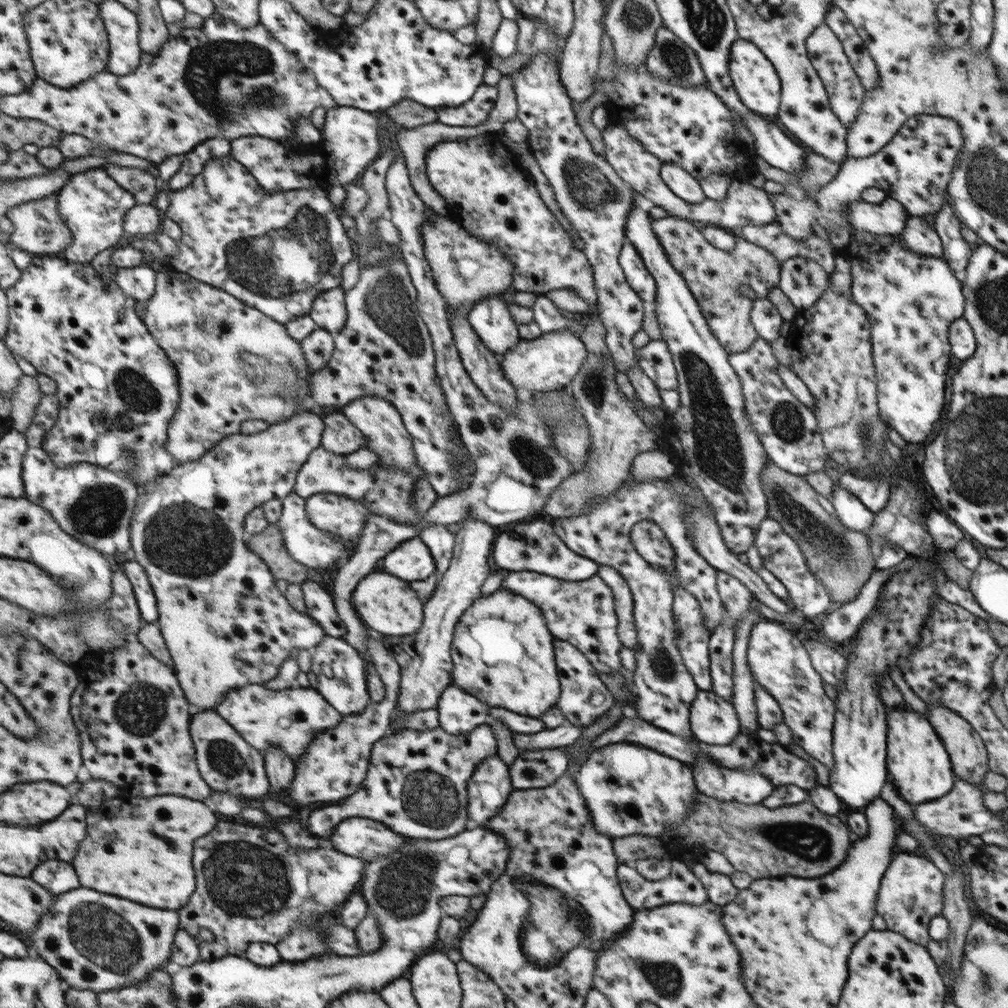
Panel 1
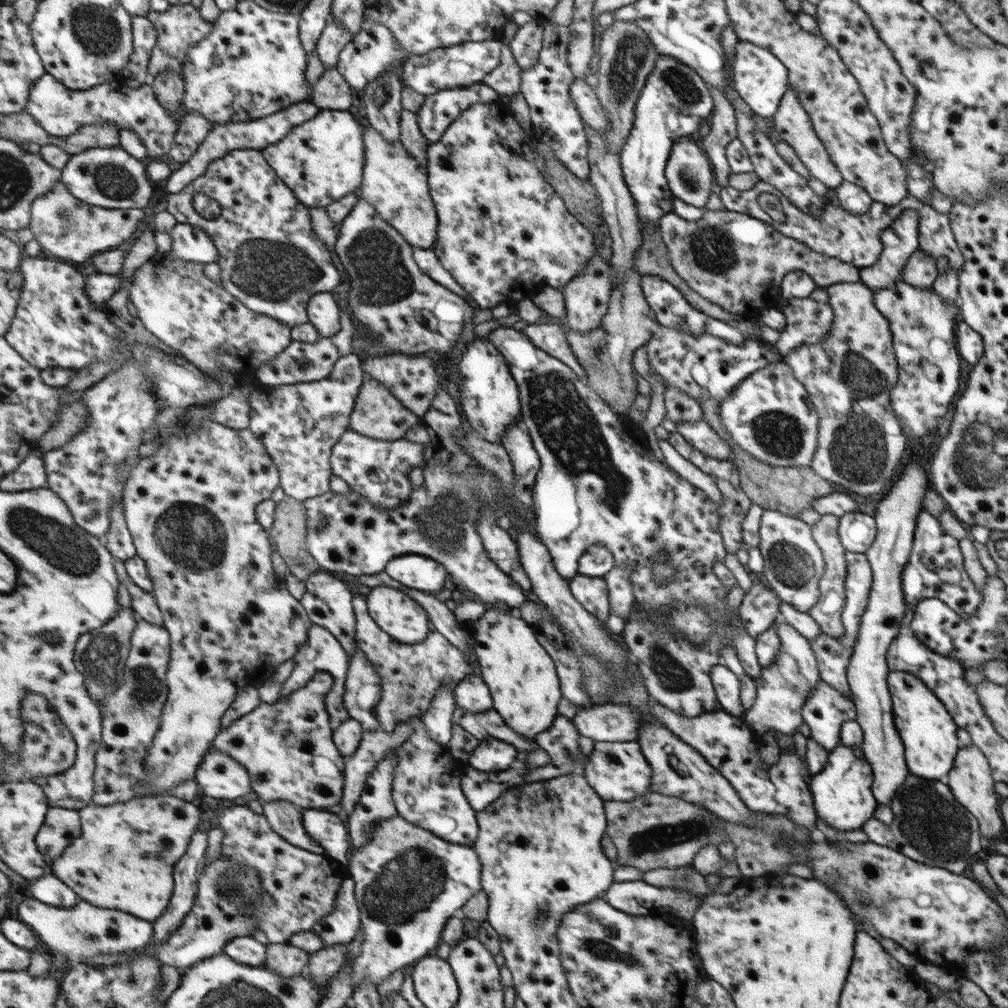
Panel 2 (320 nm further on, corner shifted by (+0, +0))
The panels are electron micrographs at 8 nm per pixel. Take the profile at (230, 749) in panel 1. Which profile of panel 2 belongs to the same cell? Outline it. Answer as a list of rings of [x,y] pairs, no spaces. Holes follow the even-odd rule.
[[[215,746],[211,747],[209,753],[205,755],[204,762],[197,769],[195,779],[200,784],[203,794],[211,798],[237,802],[239,798],[243,798],[244,801],[254,796],[252,778],[249,771],[241,763],[231,758],[231,756],[223,753],[223,751],[217,751]]]

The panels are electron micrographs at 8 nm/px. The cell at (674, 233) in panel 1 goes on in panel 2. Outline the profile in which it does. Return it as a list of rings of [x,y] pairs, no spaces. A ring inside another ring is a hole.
[[[703,208],[701,218],[689,222],[669,212],[661,216],[658,230],[675,274],[701,298],[727,312],[755,310],[756,317],[759,310],[774,308],[771,292],[777,294],[781,278],[793,271],[807,274],[817,288],[860,281],[861,270],[856,267],[841,259],[817,254],[749,215]]]

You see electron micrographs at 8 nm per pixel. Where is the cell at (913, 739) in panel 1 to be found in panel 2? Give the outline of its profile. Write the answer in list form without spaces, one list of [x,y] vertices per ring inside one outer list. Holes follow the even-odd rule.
[[[889,671],[888,692],[892,700],[892,718],[904,746],[904,758],[908,772],[926,779],[941,780],[951,772],[951,762],[957,754],[957,738],[952,716],[932,690],[914,674],[905,671]]]

